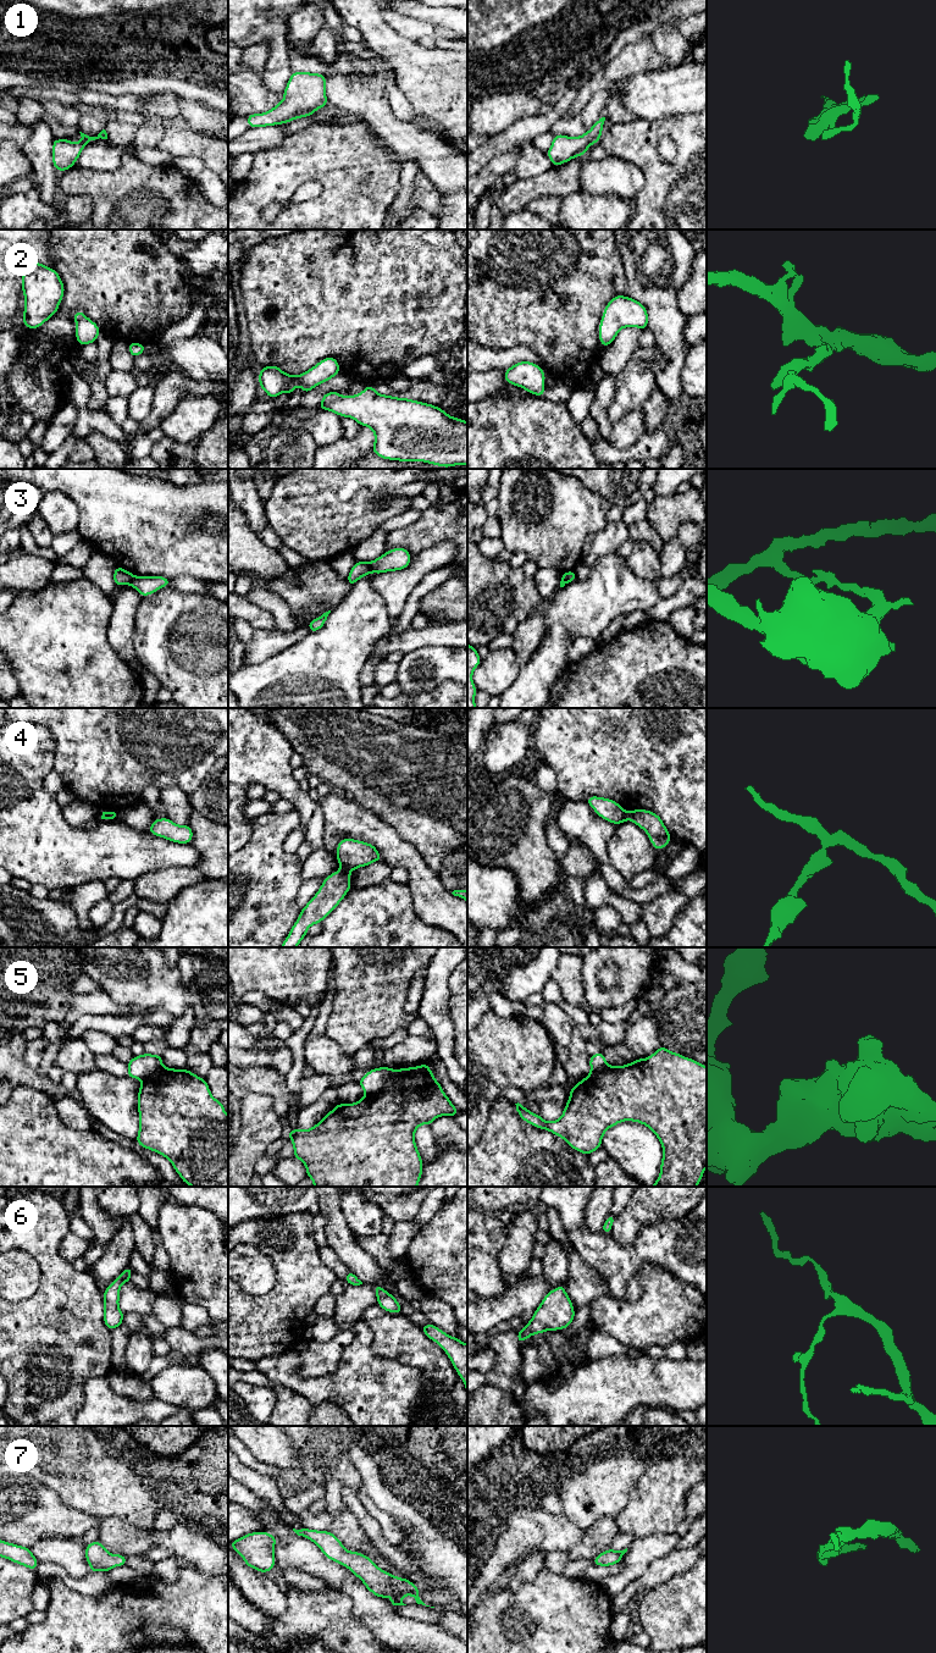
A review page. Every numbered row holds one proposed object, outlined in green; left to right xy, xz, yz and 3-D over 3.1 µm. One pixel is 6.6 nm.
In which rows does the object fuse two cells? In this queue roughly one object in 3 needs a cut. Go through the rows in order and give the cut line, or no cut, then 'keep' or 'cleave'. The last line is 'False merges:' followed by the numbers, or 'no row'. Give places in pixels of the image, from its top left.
1: no cut | keep
2: no cut | keep
3: xy (134, 576), (128, 584) | cleave
4: xz (342, 868), (349, 872) | cleave
5: xz (392, 1070), (392, 1079), (380, 1090), (366, 1095) | cleave
6: no cut | keep
7: no cut | keep
False merges: 3, 4, 5

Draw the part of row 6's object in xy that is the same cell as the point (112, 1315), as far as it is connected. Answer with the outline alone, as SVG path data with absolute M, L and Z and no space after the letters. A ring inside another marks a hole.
M128 1266L103 1293L104 1323L110 1331L115 1329L118 1326L122 1326L124 1314L121 1311L118 1306L120 1288L123 1283L131 1282L132 1271L133 1268Z

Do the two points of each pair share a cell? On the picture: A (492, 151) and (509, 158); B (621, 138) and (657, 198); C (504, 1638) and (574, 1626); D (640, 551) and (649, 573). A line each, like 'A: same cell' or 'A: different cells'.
A: different cells
B: same cell
C: same cell
D: same cell

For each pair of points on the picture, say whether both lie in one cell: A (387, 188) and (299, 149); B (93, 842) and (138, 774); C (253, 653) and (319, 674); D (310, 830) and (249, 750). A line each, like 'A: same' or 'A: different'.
A: same
B: different
C: different
D: same

